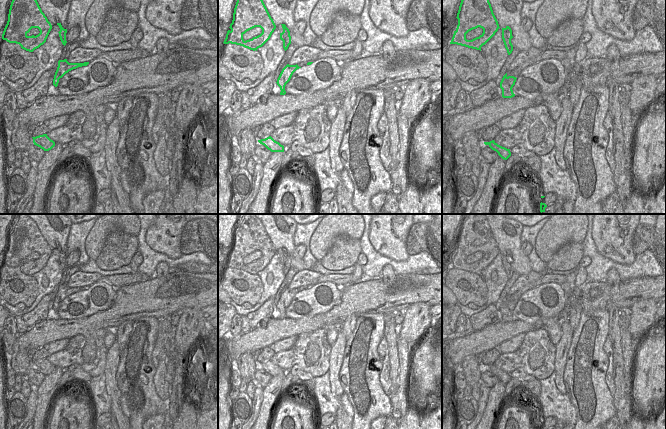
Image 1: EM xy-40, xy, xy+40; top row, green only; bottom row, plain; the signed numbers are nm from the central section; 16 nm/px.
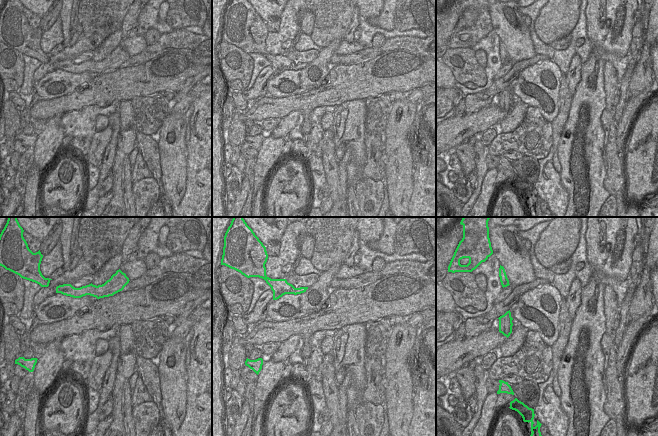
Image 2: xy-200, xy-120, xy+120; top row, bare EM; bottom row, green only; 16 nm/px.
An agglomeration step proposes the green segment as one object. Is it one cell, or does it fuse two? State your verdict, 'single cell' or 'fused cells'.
fused cells

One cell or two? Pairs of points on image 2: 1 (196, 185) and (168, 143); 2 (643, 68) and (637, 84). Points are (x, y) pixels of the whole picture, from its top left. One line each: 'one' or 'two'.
1: two
2: one

